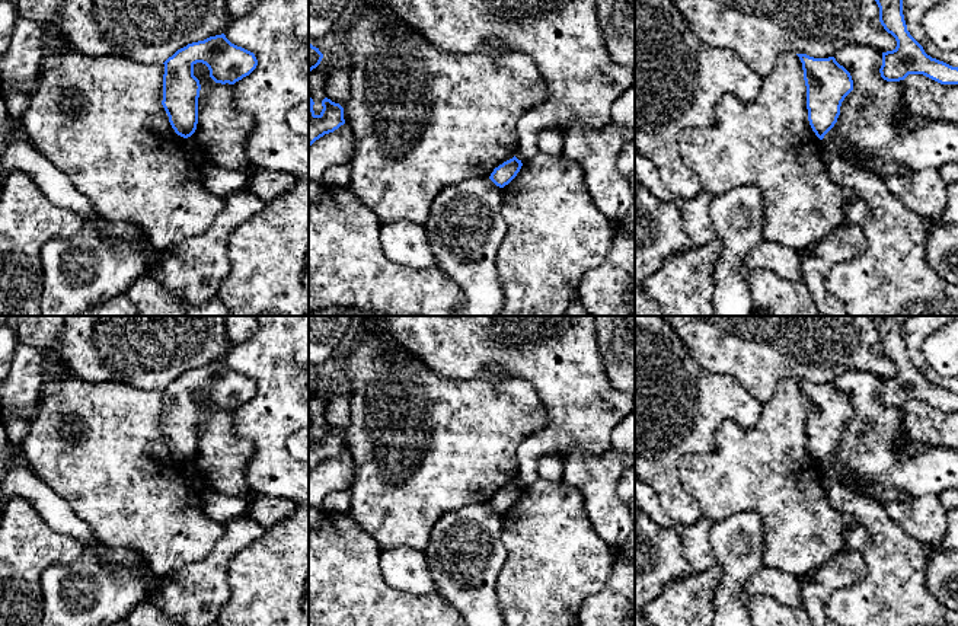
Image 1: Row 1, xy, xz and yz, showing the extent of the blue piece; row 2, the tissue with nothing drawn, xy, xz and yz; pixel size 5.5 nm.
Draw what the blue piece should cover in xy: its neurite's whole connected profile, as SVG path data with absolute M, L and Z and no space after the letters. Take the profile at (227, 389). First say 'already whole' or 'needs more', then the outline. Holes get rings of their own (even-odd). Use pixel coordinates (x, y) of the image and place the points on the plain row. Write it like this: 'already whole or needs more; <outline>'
already whole; M224 360L188 370L169 383L163 400L162 431L175 459L191 463L198 450L198 424L201 411L194 392L202 389L215 409L234 411L258 392L253 379L231 370Z

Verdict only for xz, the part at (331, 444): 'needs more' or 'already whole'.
already whole

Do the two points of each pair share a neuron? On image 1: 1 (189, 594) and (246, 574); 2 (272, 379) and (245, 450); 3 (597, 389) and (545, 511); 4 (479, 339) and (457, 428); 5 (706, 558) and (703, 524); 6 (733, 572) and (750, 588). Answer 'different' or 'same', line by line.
1: different
2: different
3: different
4: different
5: same
6: different

